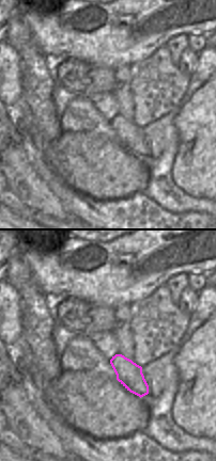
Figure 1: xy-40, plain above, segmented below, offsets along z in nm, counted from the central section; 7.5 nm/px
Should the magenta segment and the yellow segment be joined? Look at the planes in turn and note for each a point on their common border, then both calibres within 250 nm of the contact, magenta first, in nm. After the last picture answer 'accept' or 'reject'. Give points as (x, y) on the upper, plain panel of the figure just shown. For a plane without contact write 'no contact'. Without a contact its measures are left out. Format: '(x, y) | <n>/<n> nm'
no contact

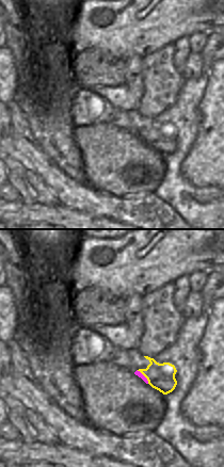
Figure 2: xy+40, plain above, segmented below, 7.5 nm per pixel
(144, 138) | 40/200 nm

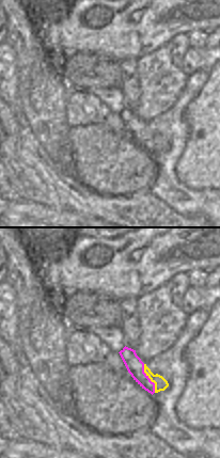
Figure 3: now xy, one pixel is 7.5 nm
(148, 139) | 130/100 nm

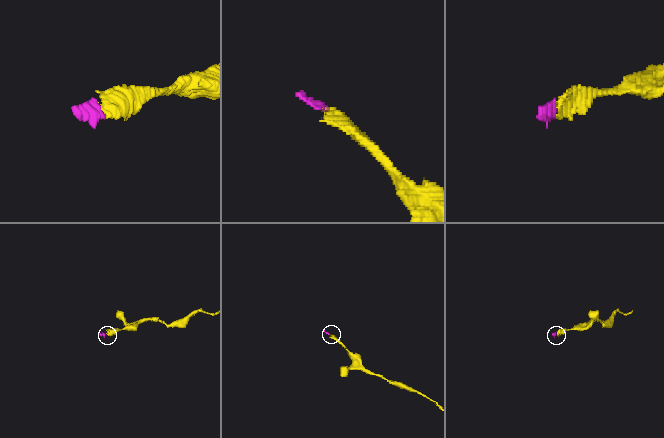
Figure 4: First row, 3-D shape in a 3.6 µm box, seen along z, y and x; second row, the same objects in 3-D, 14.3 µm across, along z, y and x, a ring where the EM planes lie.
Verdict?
accept

